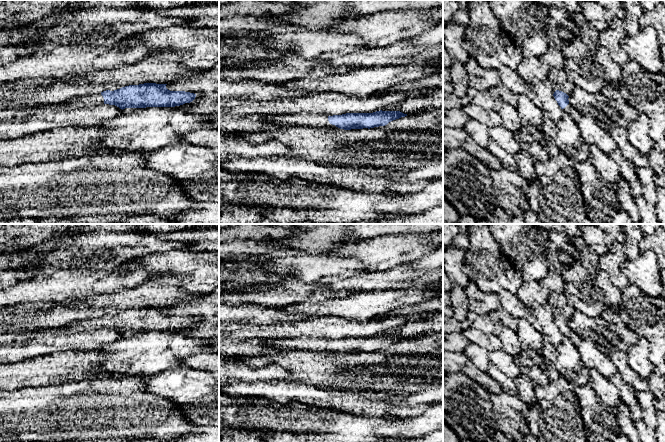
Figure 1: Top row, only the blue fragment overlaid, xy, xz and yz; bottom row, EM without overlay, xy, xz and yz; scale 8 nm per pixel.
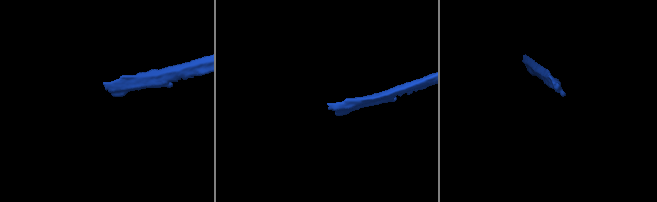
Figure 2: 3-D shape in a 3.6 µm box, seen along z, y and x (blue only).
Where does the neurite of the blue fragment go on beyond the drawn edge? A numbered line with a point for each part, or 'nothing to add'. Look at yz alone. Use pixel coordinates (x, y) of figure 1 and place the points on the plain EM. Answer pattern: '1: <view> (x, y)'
1: yz (569, 333)

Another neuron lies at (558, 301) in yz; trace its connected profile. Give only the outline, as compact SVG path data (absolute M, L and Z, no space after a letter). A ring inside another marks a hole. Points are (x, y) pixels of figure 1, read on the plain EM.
M551 292L547 302L552 306L555 315L562 315L568 320L572 317L575 311L575 309L567 302L564 293Z

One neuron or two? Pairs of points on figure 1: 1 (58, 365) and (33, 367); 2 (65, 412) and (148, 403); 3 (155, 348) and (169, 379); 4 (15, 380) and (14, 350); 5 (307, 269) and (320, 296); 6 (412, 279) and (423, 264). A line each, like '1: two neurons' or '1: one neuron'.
1: one neuron
2: one neuron
3: two neurons
4: two neurons
5: two neurons
6: two neurons

